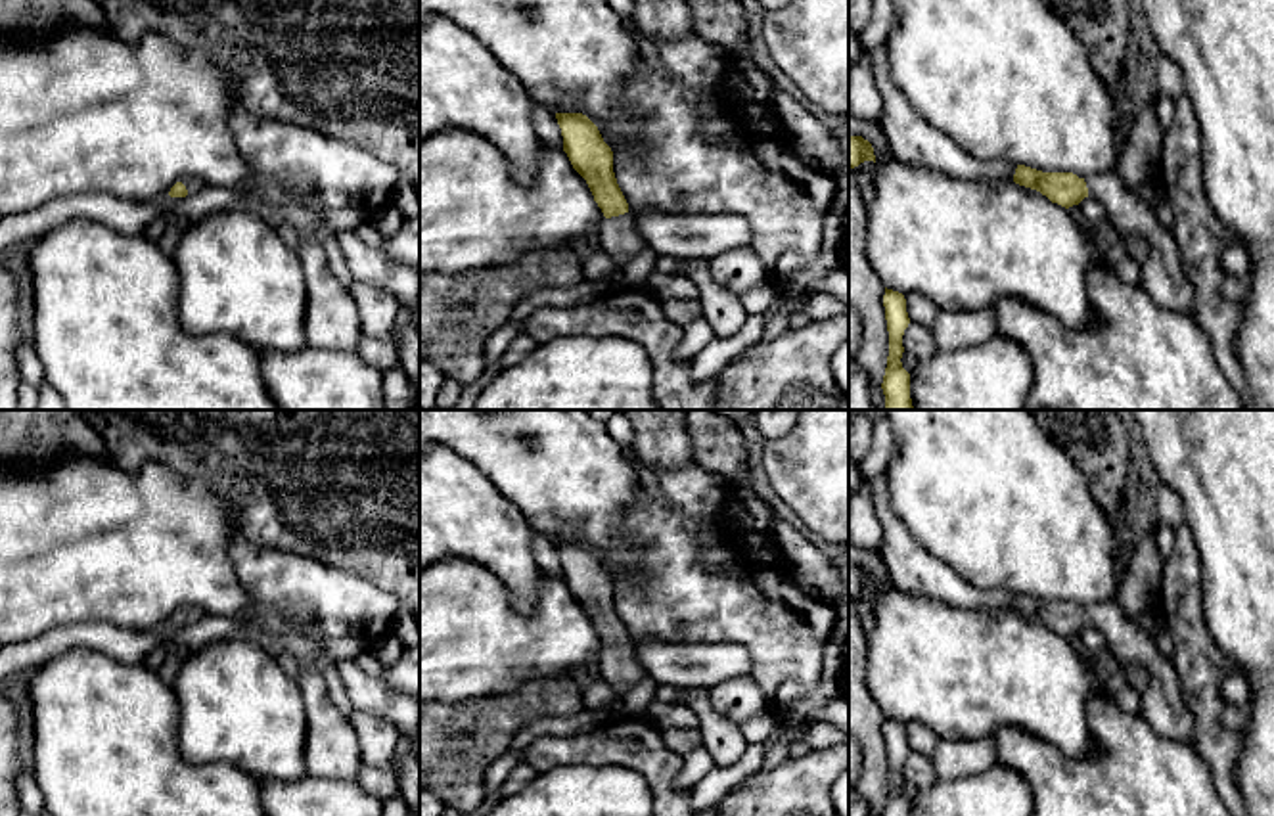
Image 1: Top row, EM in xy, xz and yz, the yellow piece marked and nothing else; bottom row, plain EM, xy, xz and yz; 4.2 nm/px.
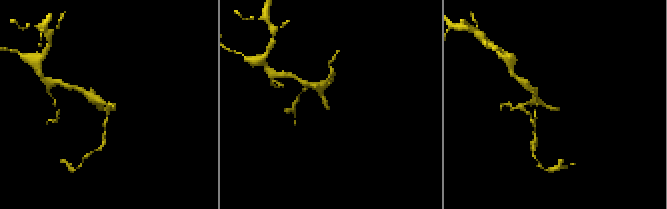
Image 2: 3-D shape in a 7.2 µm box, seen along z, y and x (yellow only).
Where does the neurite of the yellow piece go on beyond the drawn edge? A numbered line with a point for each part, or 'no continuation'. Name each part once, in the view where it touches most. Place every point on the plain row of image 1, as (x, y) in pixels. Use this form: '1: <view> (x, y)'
1: xz (617, 665)

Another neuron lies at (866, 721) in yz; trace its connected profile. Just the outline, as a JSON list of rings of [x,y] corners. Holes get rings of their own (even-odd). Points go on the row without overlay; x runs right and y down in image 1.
[[[849,598],[849,736],[860,743],[864,757],[862,778],[854,791],[864,801],[868,816],[881,816],[889,785],[885,714],[868,693],[864,659],[866,638]]]

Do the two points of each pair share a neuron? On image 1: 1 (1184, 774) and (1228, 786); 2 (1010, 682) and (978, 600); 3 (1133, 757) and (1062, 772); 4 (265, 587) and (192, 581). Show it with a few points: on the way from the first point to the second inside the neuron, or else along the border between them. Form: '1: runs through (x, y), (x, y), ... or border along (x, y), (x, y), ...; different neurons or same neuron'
1: border along (1192, 748), (1207, 767), (1219, 795); different neurons
2: border along (937, 600), (956, 608), (1012, 610); different neurons
3: runs through (1115, 772), (1079, 772); same neuron
4: border along (232, 541), (240, 585), (263, 604), (280, 604); different neurons

